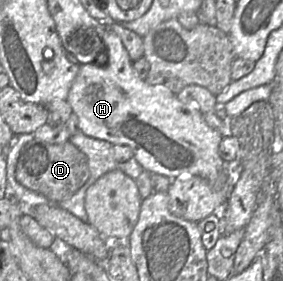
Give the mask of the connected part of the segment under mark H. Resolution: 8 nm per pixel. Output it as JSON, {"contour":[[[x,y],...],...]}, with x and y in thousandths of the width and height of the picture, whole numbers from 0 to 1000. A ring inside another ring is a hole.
{"contour":[[[392,68],[353,71],[375,82],[375,96],[346,96],[339,107],[329,107],[332,117],[346,125],[357,146],[367,157],[371,178],[378,185],[378,217],[364,228],[286,228],[279,238],[276,263],[261,281],[251,313],[237,342],[237,367],[247,374],[254,399],[276,416],[276,445],[283,466],[304,484],[371,498],[399,516],[449,516],[470,537],[470,559],[488,573],[488,580],[505,594],[509,605],[534,612],[537,619],[565,619],[587,626],[601,637],[615,637],[633,626],[703,626],[728,637],[731,644],[763,644],[777,623],[806,623],[809,605],[852,605],[841,594],[841,584],[802,584],[781,559],[774,541],[774,516],[784,498],[784,484],[742,456],[721,420],[717,402],[689,370],[661,370],[629,352],[625,338],[604,331],[601,324],[580,320],[565,310],[548,310],[523,299],[509,281],[495,278],[470,242],[470,221],[463,217],[449,178],[442,174],[424,132],[389,103],[389,85],[403,75]]]}

